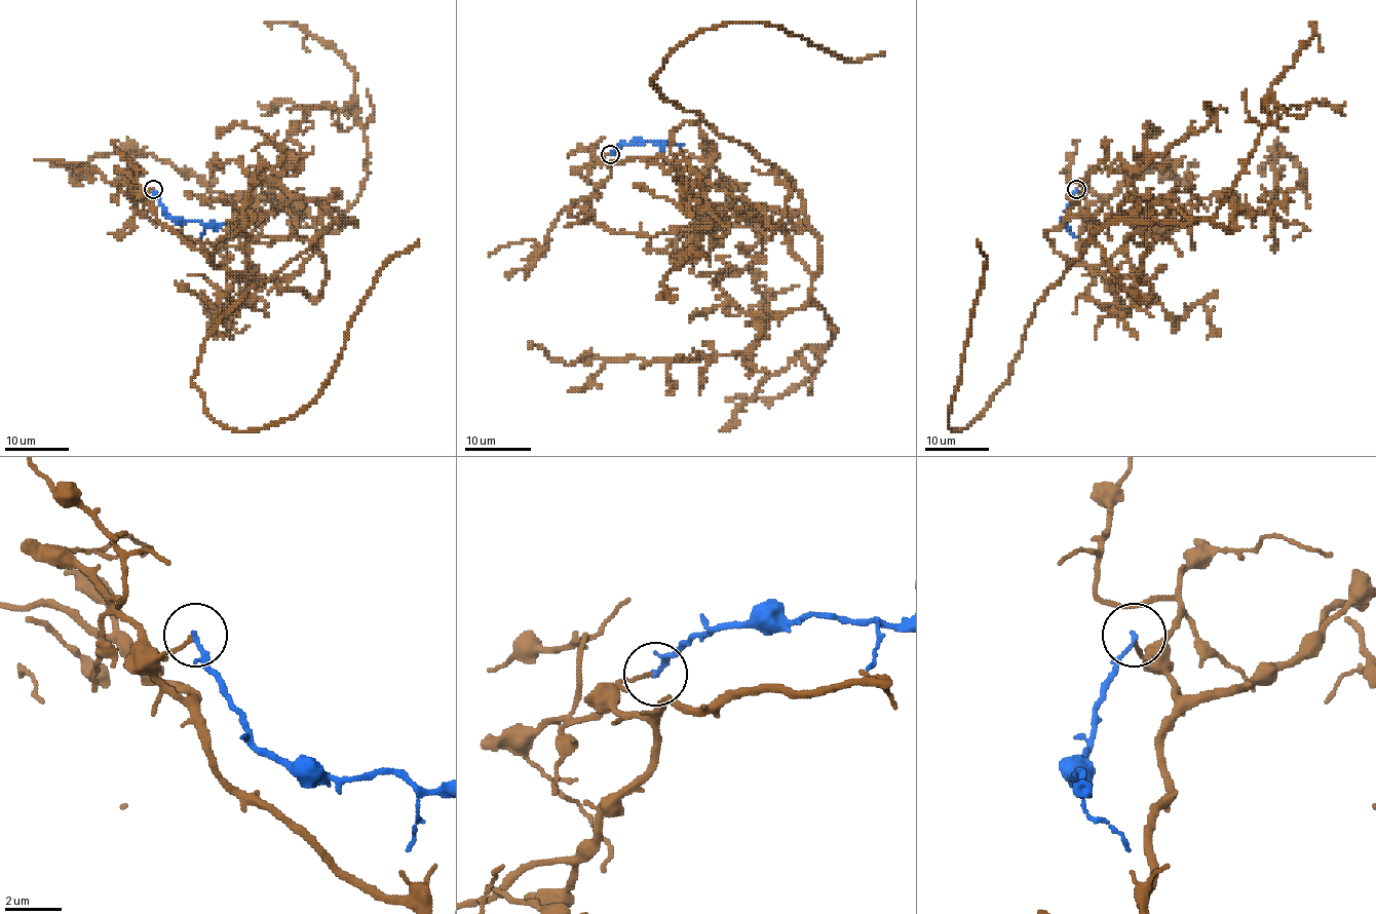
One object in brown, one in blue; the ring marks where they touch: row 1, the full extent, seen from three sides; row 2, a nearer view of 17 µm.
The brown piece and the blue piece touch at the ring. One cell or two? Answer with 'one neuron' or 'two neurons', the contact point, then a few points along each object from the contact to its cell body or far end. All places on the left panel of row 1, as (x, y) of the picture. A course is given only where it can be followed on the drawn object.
two neurons; at (153, 189); brown runs (152, 189), (230, 272), (315, 301), (327, 261), (204, 341), (238, 430), (316, 397), (419, 240); blue runs (152, 189), (168, 215), (184, 221), (200, 220), (204, 225), (223, 225)

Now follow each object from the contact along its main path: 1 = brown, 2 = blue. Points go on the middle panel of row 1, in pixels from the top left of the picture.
1: (610, 155), (667, 158), (773, 227), (790, 188), (662, 98), (664, 60), (741, 22), (842, 58), (885, 51)
2: (610, 155), (626, 144), (659, 142), (682, 145)

